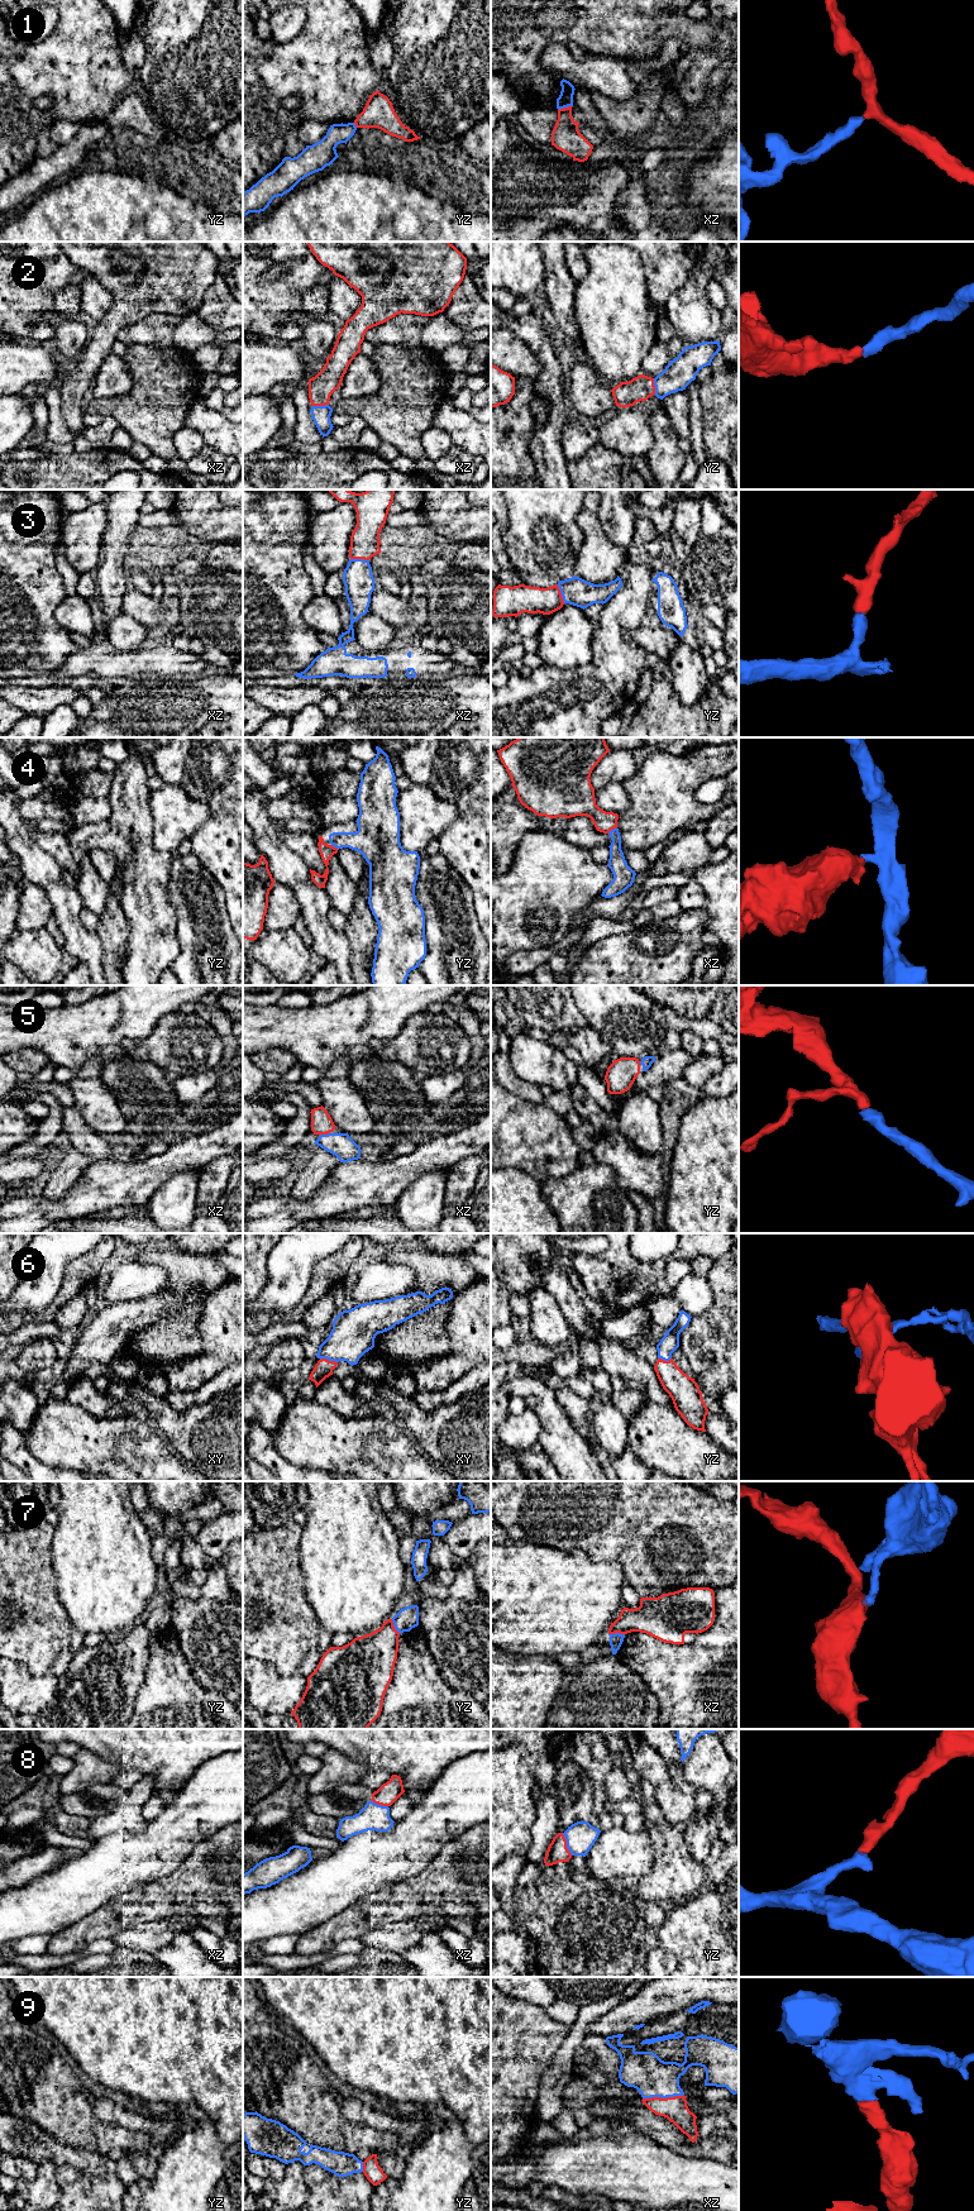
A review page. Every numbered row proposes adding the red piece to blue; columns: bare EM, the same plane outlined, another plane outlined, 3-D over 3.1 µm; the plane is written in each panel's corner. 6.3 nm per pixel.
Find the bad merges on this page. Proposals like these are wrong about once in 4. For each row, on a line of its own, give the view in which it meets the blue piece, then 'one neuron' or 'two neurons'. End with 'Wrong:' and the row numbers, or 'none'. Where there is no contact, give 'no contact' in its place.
1: xz | two neurons
2: xz | one neuron
3: xz | one neuron
4: xz | one neuron
5: xz | one neuron
6: xy | one neuron
7: xz | two neurons
8: yz | one neuron
9: xz | one neuron
Wrong: 1, 7

